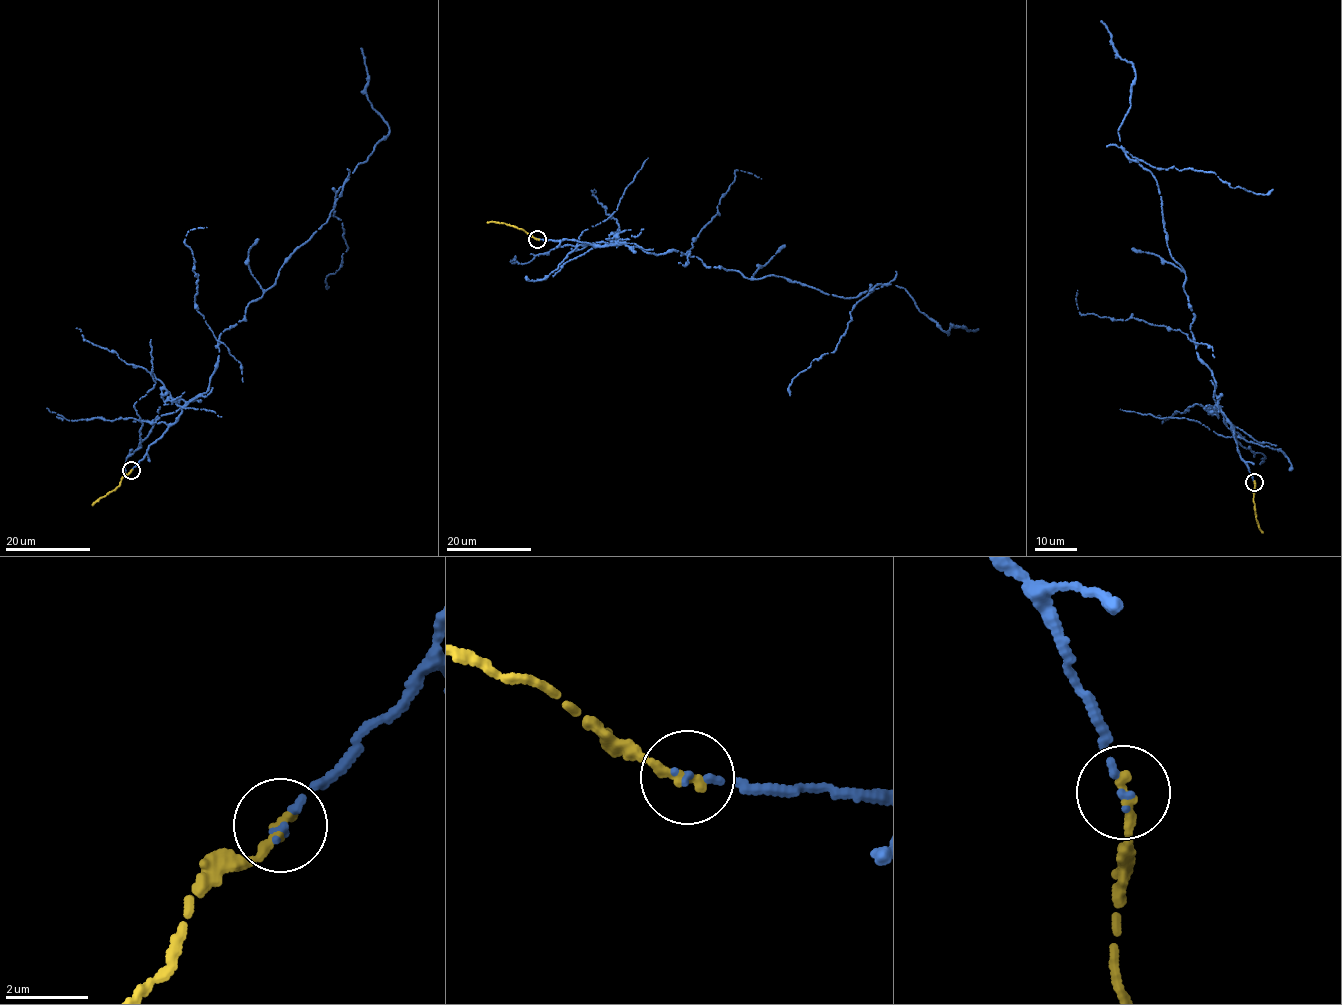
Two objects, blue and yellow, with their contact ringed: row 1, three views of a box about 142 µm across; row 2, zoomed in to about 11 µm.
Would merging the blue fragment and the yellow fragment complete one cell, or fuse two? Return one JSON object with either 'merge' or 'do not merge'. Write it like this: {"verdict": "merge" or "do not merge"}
{"verdict": "do not merge"}

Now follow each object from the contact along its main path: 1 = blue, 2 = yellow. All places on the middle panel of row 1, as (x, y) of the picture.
1: (537, 238), (674, 249), (707, 267), (846, 298), (890, 284), (949, 334), (978, 329)
2: (537, 238), (513, 225), (487, 223)

